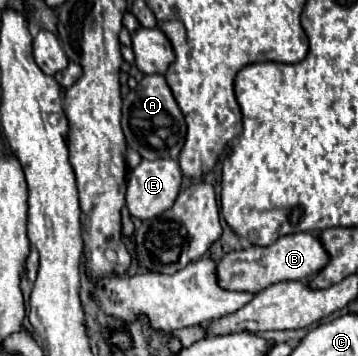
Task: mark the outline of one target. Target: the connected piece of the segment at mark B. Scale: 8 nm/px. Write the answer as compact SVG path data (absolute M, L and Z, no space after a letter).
M297 232L281 236L271 246L251 246L247 250L229 252L223 260L219 260L217 276L219 284L227 290L239 292L261 292L283 280L307 280L313 278L321 268L329 262L329 254L325 252L321 240L313 232Z

